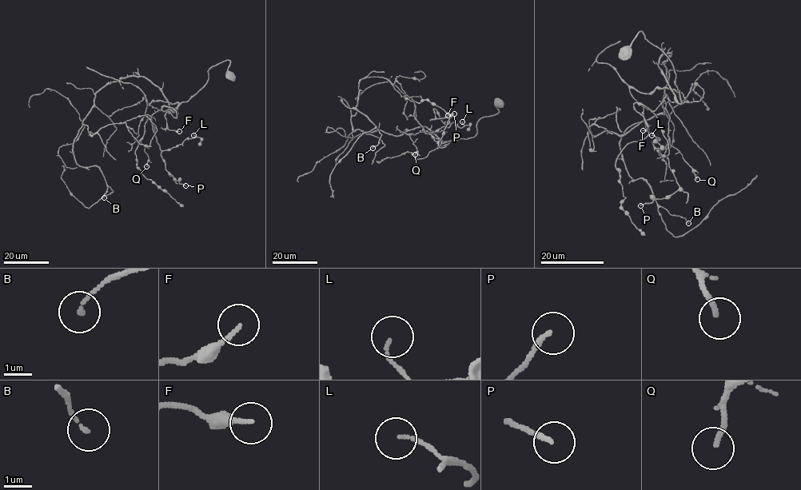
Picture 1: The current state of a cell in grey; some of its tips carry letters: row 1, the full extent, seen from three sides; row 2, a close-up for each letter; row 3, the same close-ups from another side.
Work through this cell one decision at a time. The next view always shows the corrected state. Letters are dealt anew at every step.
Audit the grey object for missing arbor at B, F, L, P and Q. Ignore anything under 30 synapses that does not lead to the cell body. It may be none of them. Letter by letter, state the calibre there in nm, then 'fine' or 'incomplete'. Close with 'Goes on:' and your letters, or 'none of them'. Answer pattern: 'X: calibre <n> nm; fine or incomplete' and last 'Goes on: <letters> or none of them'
B: calibre 130 nm; fine
F: calibre 130 nm; fine
L: calibre 100 nm; fine
P: calibre 180 nm; fine
Q: calibre 160 nm; fine
Goes on: none of them

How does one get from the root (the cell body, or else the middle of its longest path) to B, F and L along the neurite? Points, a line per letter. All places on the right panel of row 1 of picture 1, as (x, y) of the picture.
B: (624, 51), (641, 31), (678, 92), (658, 66), (671, 53), (663, 111), (619, 147), (688, 223)
F: (624, 51), (641, 31), (675, 75), (680, 103), (666, 96), (654, 110), (634, 104), (647, 126), (643, 130)
L: (624, 51), (641, 31), (673, 66), (678, 92), (629, 89), (656, 117), (667, 157), (651, 135)

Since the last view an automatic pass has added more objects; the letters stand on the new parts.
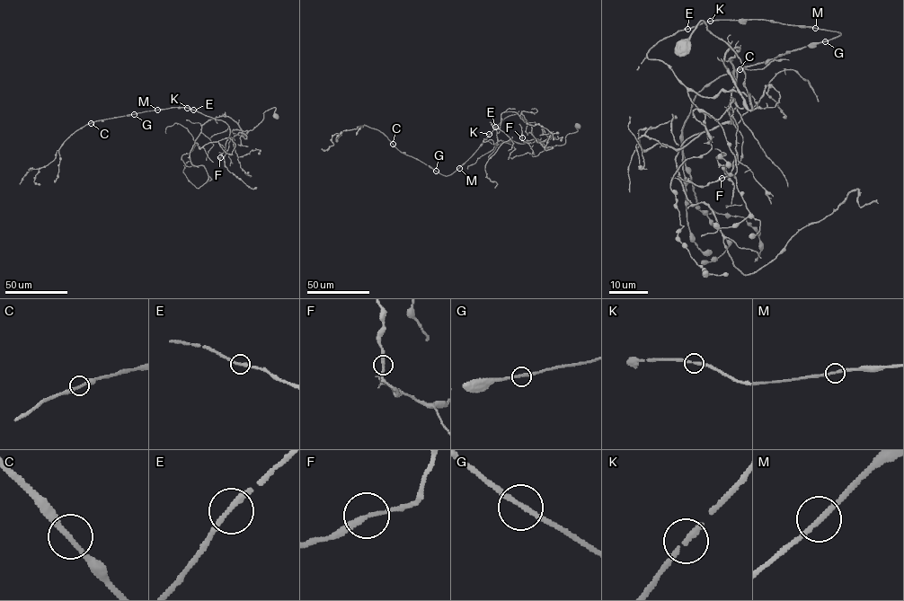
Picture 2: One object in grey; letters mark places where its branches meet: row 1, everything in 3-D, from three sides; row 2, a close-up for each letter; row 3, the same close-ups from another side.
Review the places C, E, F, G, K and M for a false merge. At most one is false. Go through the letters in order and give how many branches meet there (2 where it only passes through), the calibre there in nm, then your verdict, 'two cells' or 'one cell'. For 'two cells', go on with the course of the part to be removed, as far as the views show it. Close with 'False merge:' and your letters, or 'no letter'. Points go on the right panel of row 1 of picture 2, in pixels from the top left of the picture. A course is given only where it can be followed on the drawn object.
C: branches 2; calibre 200 nm; one cell
E: branches 2; calibre 240 nm; one cell
F: branches 2; calibre 200 nm; one cell
G: branches 2; calibre 200 nm; one cell
K: branches 2; calibre 220 nm; one cell
M: branches 2; calibre 200 nm; one cell
False merge: no letter

